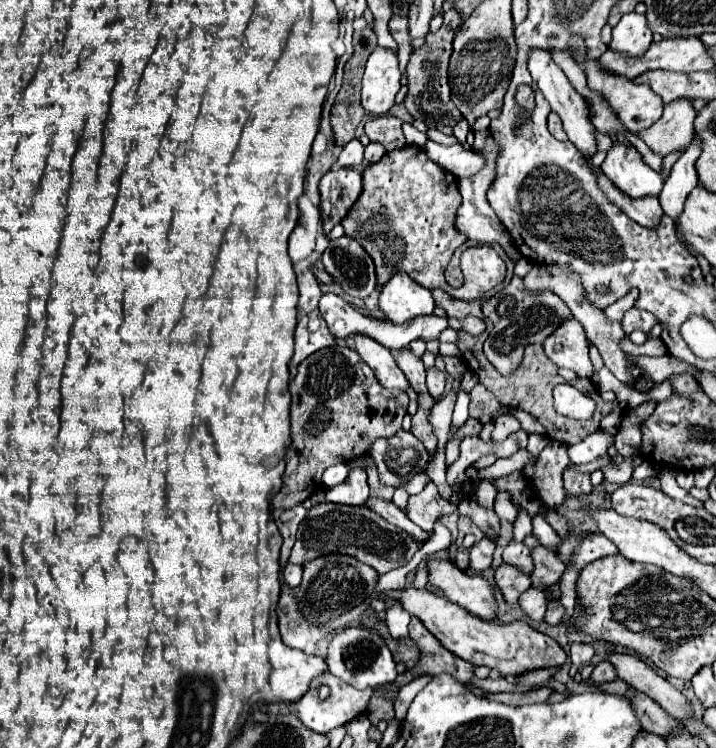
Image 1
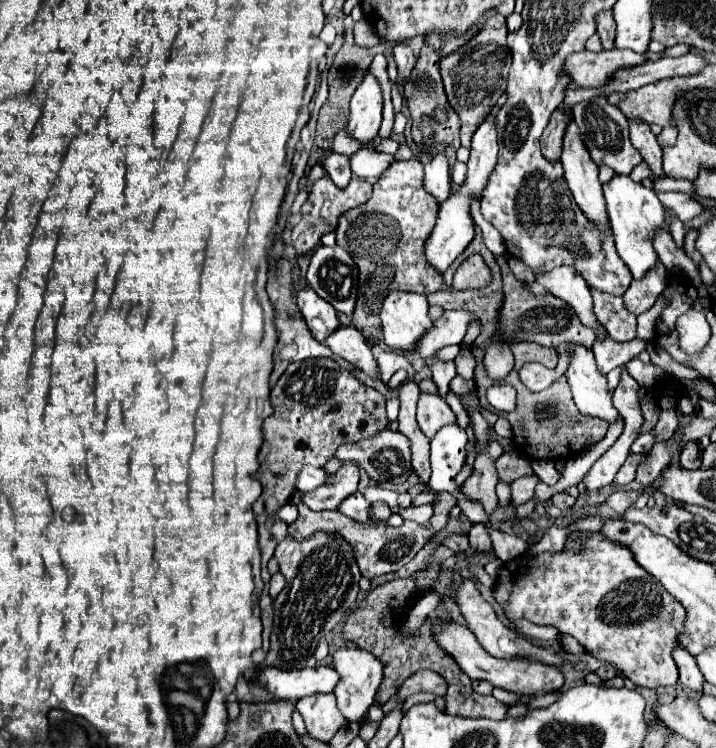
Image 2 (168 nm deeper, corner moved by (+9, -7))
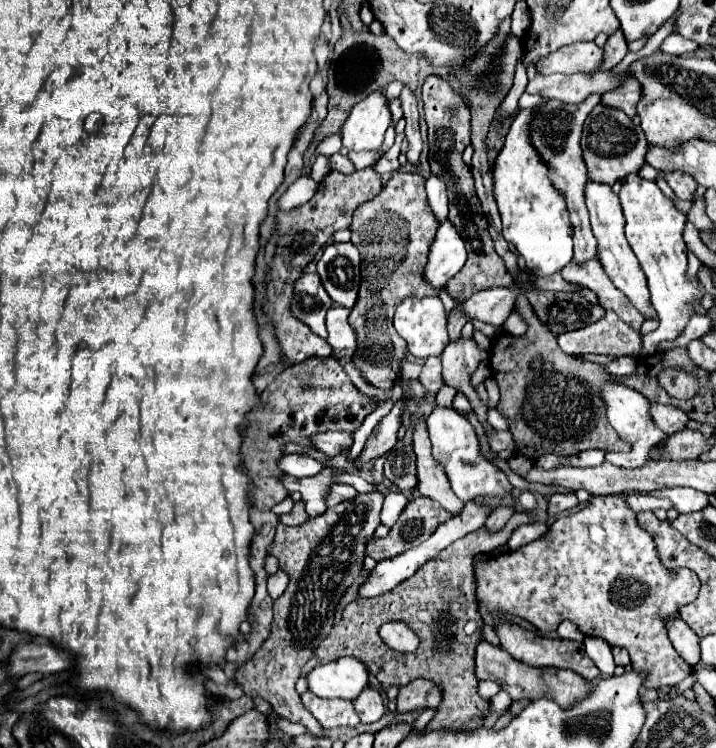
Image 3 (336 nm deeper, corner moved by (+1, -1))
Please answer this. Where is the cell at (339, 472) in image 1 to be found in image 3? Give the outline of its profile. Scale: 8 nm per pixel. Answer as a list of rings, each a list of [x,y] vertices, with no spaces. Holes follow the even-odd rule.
[[[290,454],[284,458],[278,458],[278,468],[284,474],[292,474],[294,478],[306,478],[306,476],[316,476],[322,470],[322,464],[314,460],[312,456],[300,456],[300,454]]]

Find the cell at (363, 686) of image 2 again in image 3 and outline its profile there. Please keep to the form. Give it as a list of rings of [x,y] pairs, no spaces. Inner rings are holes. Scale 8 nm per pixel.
[[[368,686],[368,690],[364,690],[364,694],[360,694],[360,698],[354,700],[354,708],[356,708],[356,712],[364,724],[378,722],[386,712],[378,690],[374,690],[370,686]]]

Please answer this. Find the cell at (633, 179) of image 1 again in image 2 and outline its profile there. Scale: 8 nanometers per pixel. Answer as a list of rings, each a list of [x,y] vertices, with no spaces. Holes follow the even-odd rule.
[[[616,174],[610,182],[602,186],[608,218],[614,230],[614,242],[620,258],[626,262],[634,278],[642,278],[646,270],[656,264],[656,252],[652,248],[652,236],[656,228],[664,228],[664,206],[660,204],[656,192],[644,184],[634,182],[626,174]]]

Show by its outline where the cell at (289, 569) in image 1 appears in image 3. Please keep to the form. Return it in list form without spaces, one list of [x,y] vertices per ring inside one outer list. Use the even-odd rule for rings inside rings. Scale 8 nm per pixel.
[[[282,570],[268,576],[268,594],[272,600],[276,600],[280,594],[284,594],[286,586],[288,586],[288,574],[284,574]]]

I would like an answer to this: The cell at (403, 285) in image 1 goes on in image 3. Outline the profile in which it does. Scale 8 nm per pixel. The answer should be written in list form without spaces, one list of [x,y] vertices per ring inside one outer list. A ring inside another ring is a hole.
[[[438,296],[432,298],[406,298],[394,314],[394,328],[396,332],[408,342],[408,352],[416,358],[428,358],[428,356],[440,356],[444,348],[448,346],[450,338],[446,332],[446,310]]]

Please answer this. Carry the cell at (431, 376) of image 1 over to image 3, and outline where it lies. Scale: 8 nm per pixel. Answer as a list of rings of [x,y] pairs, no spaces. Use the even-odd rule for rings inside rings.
[[[438,406],[428,416],[426,424],[428,424],[430,442],[432,442],[432,456],[444,468],[456,496],[460,496],[460,498],[464,498],[464,502],[468,502],[478,496],[506,496],[508,492],[512,492],[512,486],[510,486],[506,474],[502,470],[498,470],[494,464],[490,464],[480,454],[476,432],[462,414],[458,414],[456,410]]]

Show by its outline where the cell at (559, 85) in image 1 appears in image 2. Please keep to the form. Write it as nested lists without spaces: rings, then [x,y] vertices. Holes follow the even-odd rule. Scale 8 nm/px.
[[[572,118],[568,120],[564,132],[560,160],[564,164],[564,180],[568,182],[574,200],[584,210],[584,214],[590,216],[590,220],[604,226],[608,222],[608,214],[604,208],[602,184],[598,180],[598,166],[592,162],[590,152],[584,146],[576,122]]]

